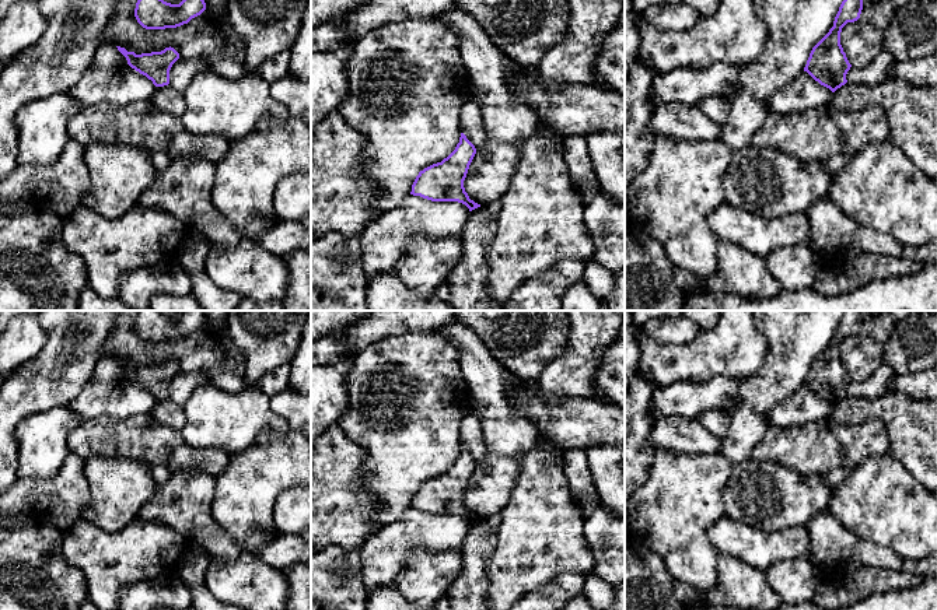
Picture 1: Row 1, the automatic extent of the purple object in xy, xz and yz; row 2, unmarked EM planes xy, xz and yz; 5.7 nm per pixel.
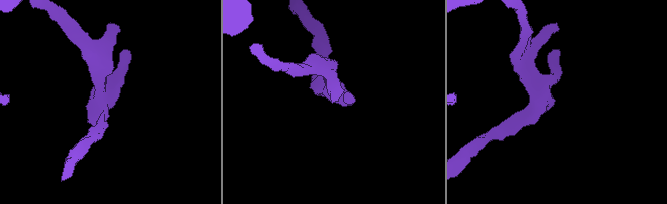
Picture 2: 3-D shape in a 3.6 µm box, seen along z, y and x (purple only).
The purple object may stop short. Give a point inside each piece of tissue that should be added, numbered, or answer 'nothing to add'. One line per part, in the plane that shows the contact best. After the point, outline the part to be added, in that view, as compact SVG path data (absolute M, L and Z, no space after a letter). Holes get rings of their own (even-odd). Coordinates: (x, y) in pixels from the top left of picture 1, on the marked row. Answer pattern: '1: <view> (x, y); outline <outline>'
nothing to add

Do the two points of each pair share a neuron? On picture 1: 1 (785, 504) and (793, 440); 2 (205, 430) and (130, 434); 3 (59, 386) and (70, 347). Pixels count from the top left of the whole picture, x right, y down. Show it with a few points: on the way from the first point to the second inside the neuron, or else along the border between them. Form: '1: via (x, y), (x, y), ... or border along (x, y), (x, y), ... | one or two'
1: border along (757, 460), (773, 460), (801, 474), (821, 474) | two
2: border along (179, 430), (191, 445), (210, 447) | two
3: via (59, 377), (69, 357) | one

